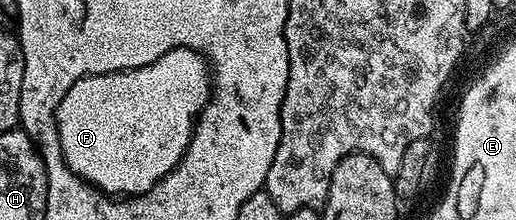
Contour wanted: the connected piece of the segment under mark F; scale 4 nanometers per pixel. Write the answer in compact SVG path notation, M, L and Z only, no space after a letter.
M186 45L167 50L163 55L159 55L159 59L155 59L143 67L121 69L117 73L100 73L99 75L79 79L69 88L67 95L63 95L63 99L57 108L57 135L63 159L67 163L67 167L71 167L71 171L75 175L79 175L82 181L88 181L89 184L94 185L102 193L116 195L117 197L137 197L140 193L151 191L151 187L155 187L155 183L162 181L183 159L183 155L189 146L189 140L193 138L193 126L197 116L200 115L209 102L210 92L211 70L209 62L200 53L195 52L194 49L188 49Z

